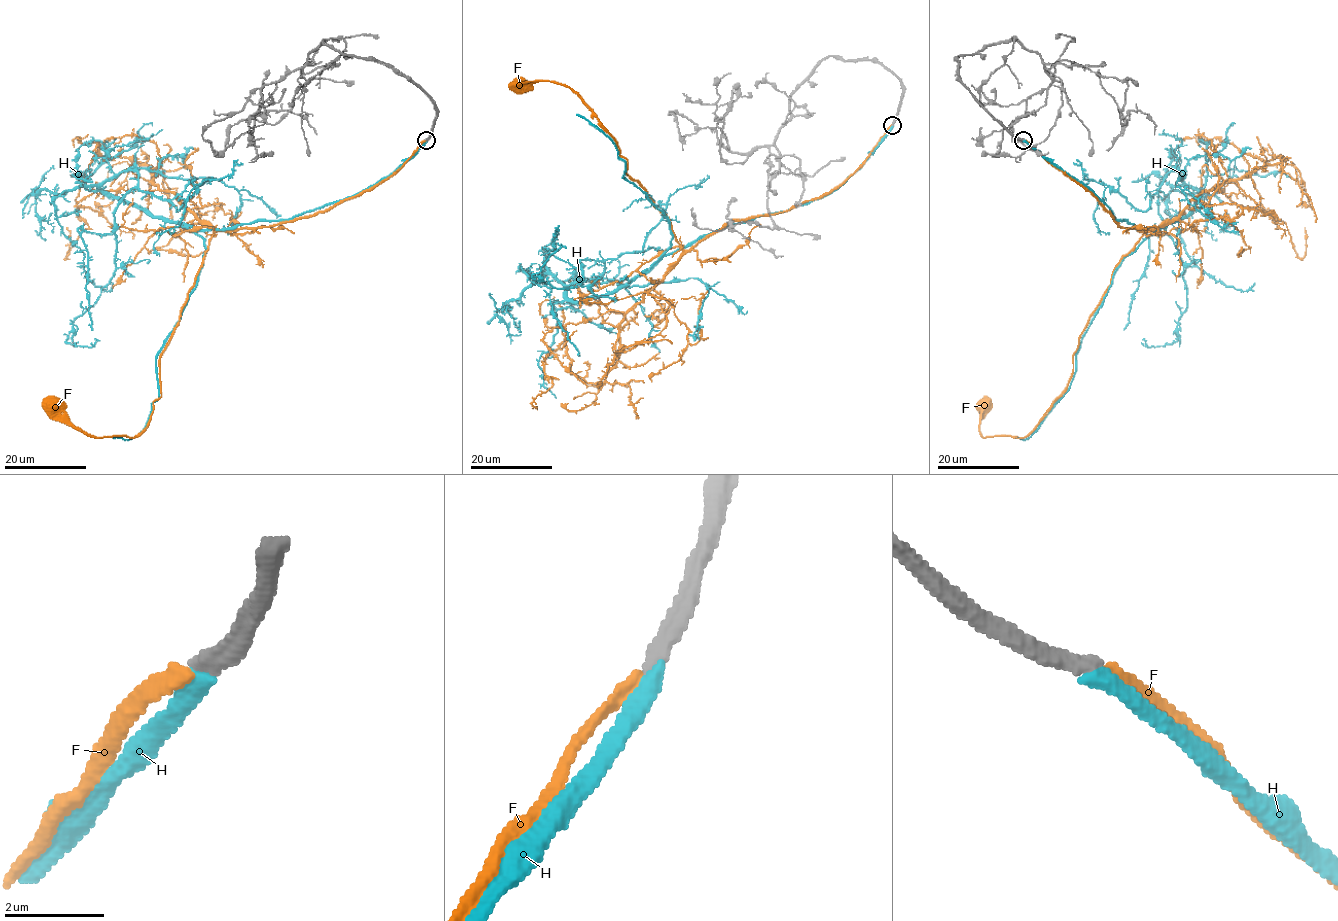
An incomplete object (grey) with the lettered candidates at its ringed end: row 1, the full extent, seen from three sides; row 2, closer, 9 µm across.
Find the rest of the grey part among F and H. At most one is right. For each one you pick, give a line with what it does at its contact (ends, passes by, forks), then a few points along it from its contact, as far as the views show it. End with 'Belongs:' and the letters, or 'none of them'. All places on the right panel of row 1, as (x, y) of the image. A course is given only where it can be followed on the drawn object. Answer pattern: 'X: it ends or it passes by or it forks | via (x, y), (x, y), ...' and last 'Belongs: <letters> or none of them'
H: it ends | via (1023, 141), (1141, 229), (1183, 218), (1194, 188), (1176, 170), (1158, 193), (1185, 271), (1177, 340), (1142, 339)
Belongs: H

